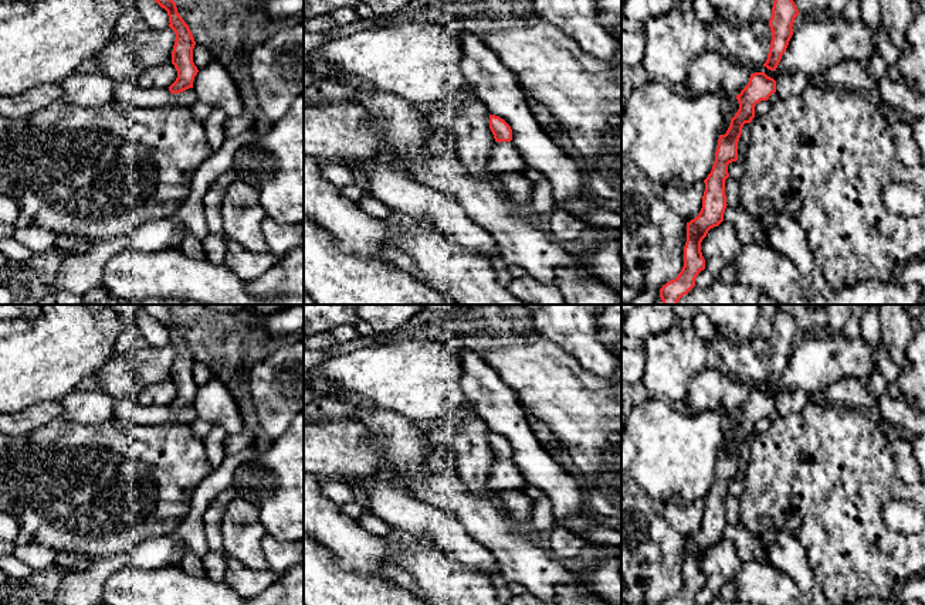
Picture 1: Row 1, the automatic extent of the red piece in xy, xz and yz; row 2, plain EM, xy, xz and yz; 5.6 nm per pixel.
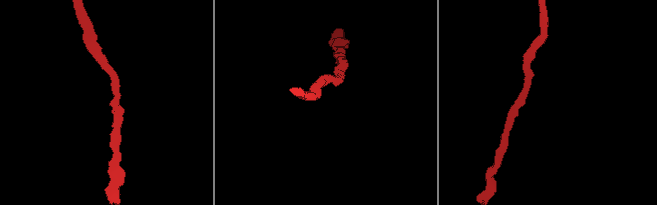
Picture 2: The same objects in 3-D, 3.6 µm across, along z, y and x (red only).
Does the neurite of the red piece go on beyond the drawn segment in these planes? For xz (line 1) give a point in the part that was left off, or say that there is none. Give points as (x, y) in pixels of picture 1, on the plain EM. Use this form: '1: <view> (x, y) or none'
1: none

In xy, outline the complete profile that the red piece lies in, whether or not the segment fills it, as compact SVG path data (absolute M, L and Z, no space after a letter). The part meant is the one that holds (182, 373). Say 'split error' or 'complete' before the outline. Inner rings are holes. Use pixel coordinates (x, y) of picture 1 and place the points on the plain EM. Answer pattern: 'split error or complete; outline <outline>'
complete; outline M142 305L143 310L155 317L162 326L167 329L169 344L175 349L176 357L172 368L172 381L177 388L176 398L169 404L172 411L180 411L193 405L194 394L199 387L193 380L193 366L196 358L189 343L177 330L176 320L170 315L169 305Z

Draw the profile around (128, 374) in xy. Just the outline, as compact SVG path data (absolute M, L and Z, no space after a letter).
M140 344L116 358L111 358L96 371L101 391L113 400L138 398L145 387L172 378L175 357L176 351L170 344L160 349Z

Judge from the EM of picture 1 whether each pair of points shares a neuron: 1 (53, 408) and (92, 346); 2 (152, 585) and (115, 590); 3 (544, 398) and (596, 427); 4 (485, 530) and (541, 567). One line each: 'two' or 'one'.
1: two
2: one
3: one
4: one

